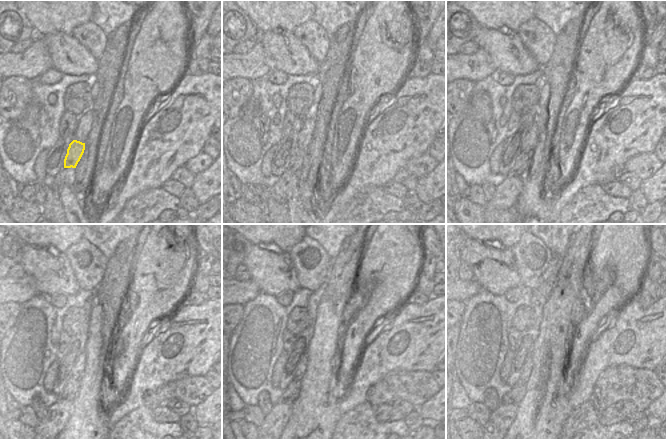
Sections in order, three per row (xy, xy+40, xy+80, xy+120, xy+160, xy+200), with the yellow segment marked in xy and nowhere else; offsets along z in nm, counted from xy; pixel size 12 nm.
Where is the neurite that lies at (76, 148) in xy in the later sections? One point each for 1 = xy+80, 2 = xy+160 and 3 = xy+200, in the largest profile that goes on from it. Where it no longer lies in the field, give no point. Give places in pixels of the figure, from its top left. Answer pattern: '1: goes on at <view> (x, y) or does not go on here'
1: goes on at xy+80 (520, 166)
2: goes on at xy+160 (290, 395)
3: goes on at xy+200 (515, 395)

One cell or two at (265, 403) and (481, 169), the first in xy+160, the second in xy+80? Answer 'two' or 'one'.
two

